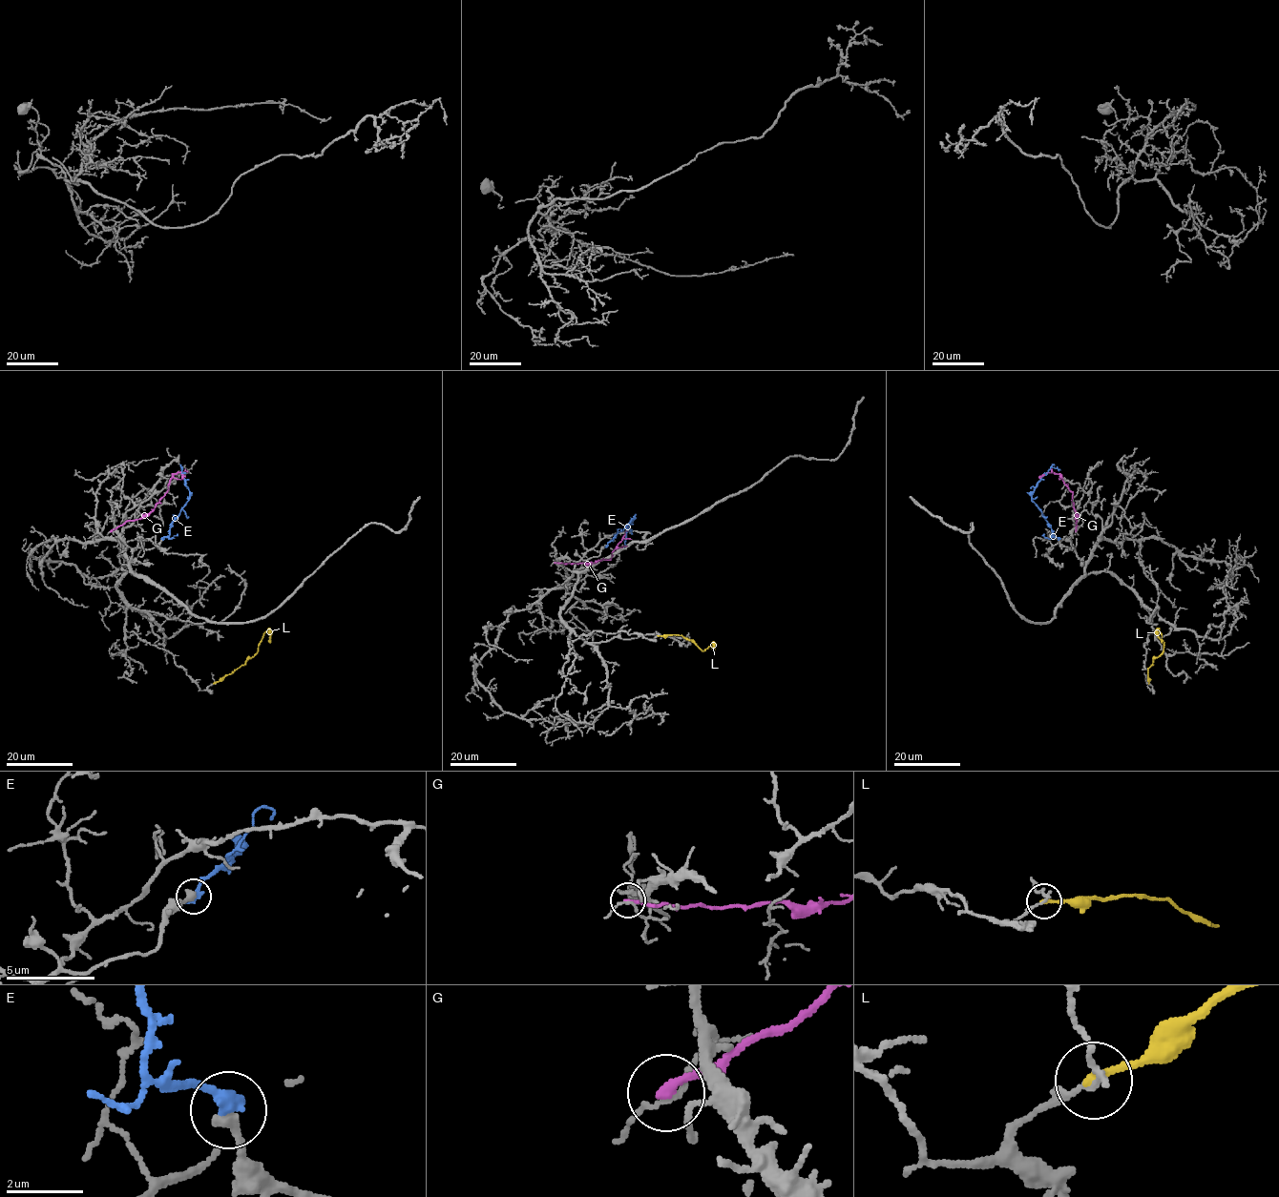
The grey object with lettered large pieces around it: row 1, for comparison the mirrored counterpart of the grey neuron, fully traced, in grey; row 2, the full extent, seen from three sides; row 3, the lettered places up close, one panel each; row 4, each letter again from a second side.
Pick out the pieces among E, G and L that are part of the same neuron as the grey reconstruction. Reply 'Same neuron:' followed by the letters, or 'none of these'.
Same neuron: E

